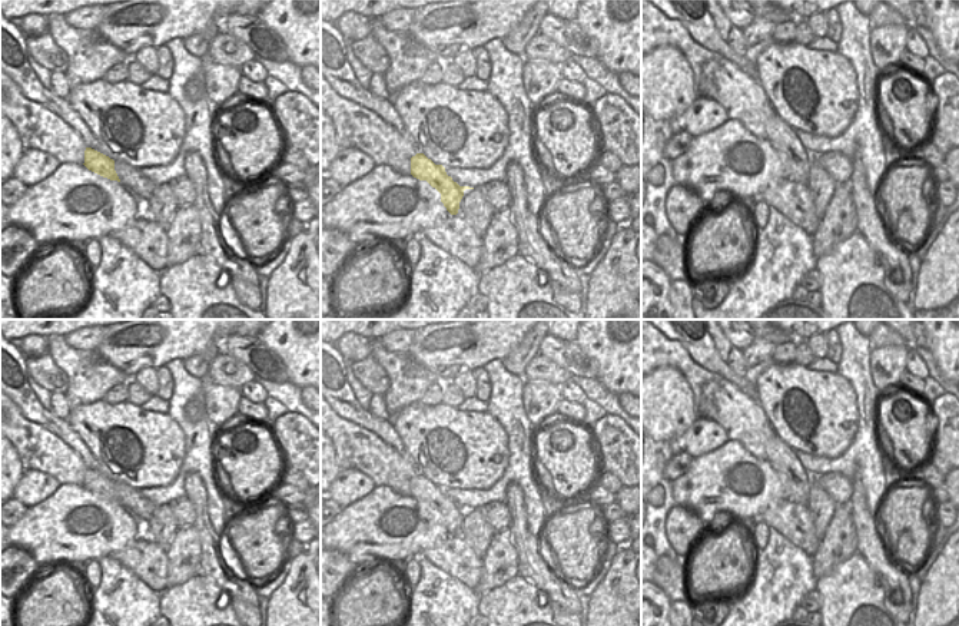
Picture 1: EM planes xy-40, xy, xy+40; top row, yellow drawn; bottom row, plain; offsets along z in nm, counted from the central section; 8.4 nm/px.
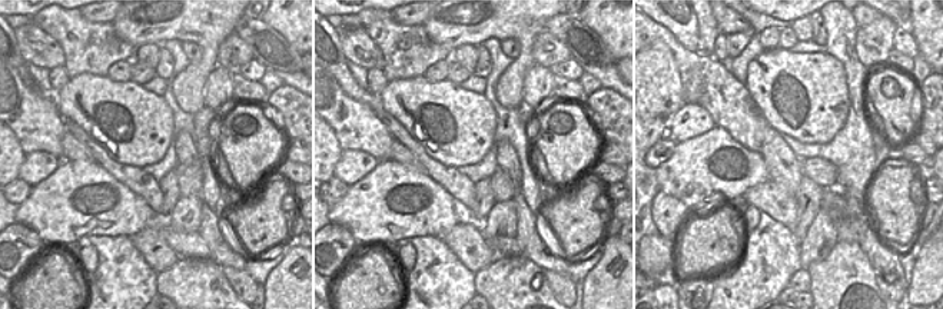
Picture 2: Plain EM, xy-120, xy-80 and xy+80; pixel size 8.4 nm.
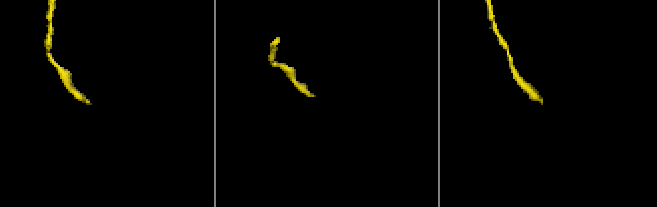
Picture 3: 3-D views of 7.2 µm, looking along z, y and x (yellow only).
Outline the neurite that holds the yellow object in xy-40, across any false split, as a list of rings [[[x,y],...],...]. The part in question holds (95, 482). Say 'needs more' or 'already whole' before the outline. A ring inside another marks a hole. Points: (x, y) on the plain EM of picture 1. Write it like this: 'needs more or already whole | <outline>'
already whole | [[[86,468],[83,486],[89,491],[92,491],[103,499],[120,503],[120,500],[115,491],[115,481],[92,468]]]

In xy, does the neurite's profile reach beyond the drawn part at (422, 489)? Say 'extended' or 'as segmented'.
extended

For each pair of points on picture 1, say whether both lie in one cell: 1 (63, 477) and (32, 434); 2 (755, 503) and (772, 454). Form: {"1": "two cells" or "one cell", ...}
{"1": "two cells", "2": "two cells"}

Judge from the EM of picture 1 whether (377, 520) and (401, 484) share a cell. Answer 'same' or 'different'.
same

